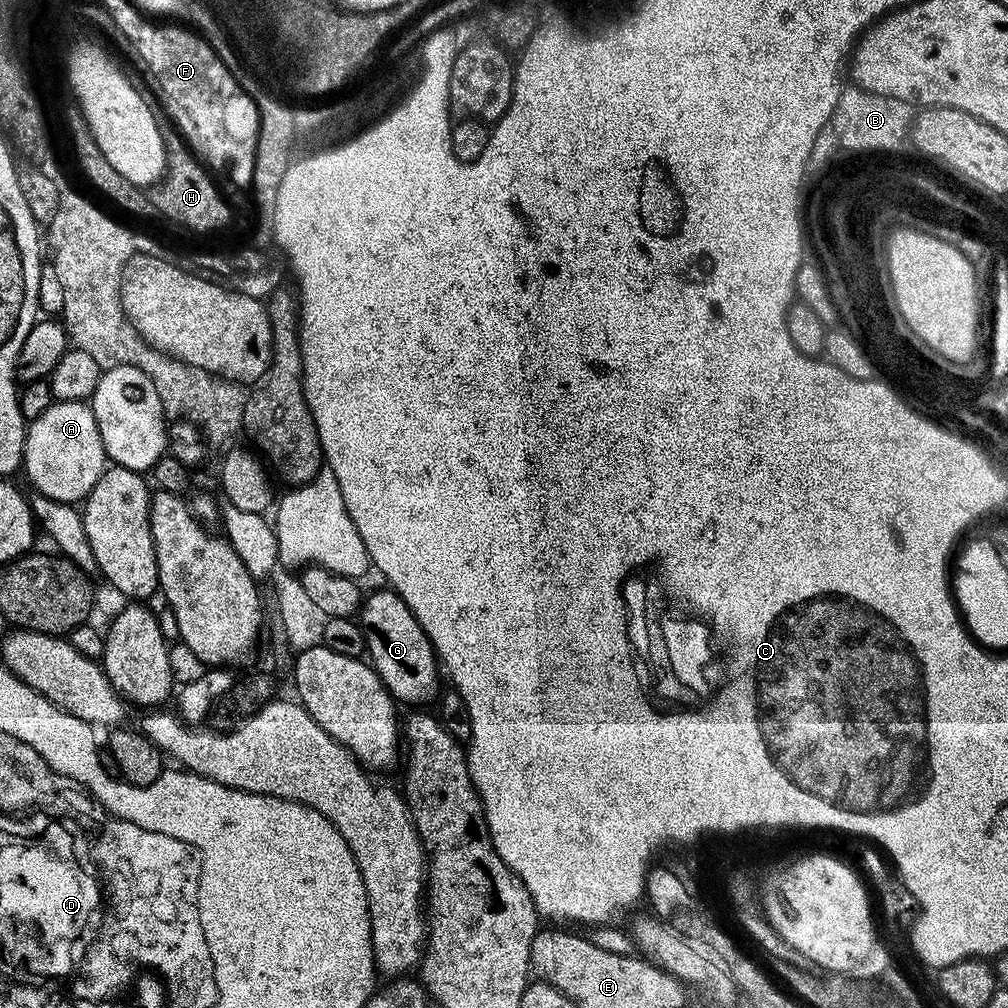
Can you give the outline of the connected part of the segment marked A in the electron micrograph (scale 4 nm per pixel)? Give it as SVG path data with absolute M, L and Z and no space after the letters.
M79 400L53 402L50 410L27 425L24 437L23 471L28 471L32 488L67 504L83 501L106 467L102 438L91 407Z

